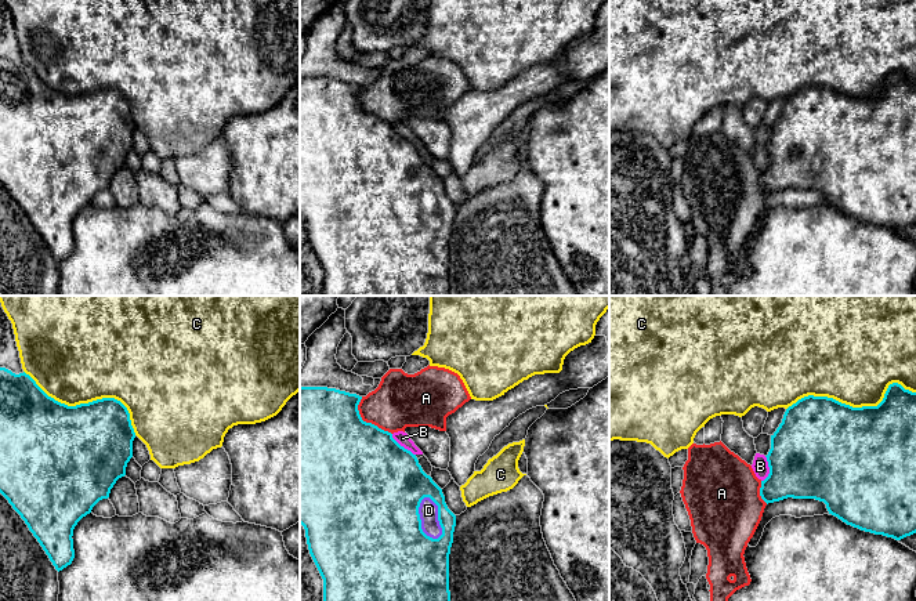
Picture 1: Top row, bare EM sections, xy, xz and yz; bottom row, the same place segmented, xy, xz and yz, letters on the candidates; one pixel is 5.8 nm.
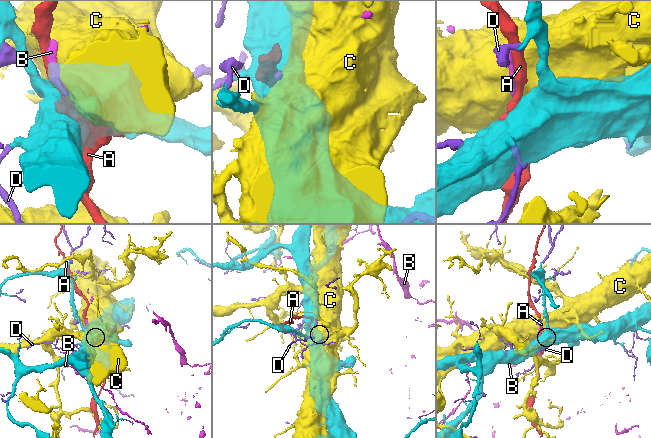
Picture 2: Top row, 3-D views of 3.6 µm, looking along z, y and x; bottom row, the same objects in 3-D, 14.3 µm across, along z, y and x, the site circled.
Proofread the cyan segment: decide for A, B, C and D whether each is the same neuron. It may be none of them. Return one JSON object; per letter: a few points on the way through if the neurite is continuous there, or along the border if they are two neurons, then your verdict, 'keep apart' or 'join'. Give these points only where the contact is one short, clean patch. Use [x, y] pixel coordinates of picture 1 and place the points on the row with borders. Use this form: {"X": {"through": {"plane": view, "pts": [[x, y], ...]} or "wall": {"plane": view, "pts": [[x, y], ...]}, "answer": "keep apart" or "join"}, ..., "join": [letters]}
{"A": {"answer": "keep apart"}, "B": {"wall": {"plane": "xz", "pts": [[391, 434], [415, 455]]}, "answer": "keep apart"}, "C": {"answer": "keep apart"}, "D": {"answer": "join"}, "join": ["D"]}

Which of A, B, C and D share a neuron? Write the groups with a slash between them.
A / B / C / D

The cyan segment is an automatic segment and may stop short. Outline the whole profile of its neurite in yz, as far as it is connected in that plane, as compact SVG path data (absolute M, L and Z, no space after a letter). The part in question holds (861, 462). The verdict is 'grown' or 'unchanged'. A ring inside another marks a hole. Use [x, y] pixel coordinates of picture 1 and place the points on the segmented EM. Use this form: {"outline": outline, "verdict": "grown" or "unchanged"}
{"outline": "M890 384L883 401L877 406L852 408L833 398L814 395L799 399L786 409L782 423L771 435L771 449L765 457L770 474L761 481L760 496L767 504L788 497L815 499L826 504L829 514L861 531L883 535L895 540L916 533L916 392L905 390L901 384Z", "verdict": "unchanged"}

